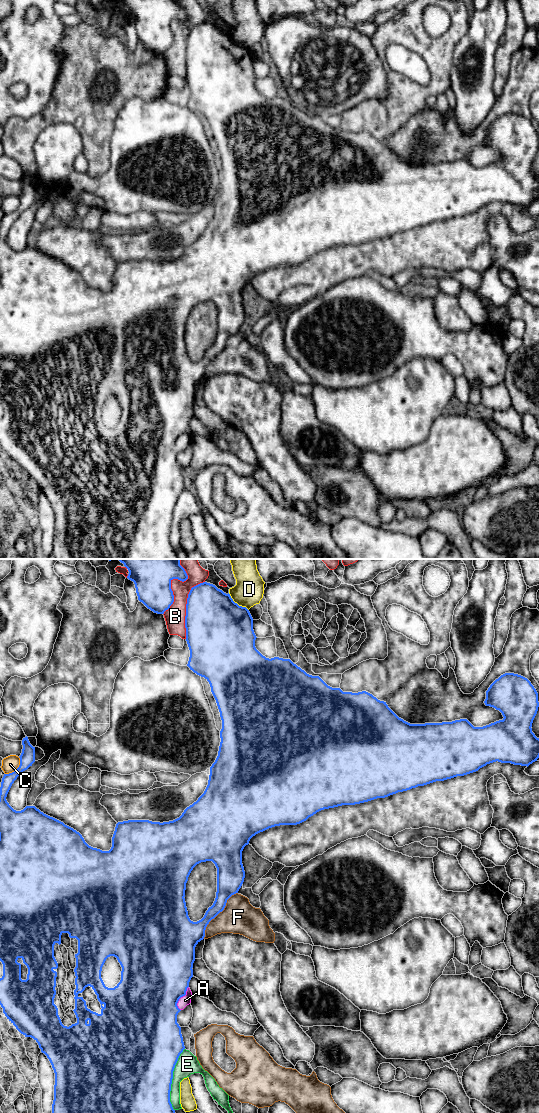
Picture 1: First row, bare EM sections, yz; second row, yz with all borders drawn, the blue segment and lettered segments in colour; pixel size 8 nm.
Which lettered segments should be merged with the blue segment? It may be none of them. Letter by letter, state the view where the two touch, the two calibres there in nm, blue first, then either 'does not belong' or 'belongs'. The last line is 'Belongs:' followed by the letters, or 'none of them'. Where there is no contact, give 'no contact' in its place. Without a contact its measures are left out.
A: meets blue in yz; 500 nm thick on the blue side, 80 nm on the other; belongs
B: meets blue in yz; 440 nm thick on the blue side, 140 nm on the other; does not belong
C: meets blue in yz; 120 nm thick on the blue side, 130 nm on the other; does not belong
D: meets blue in yz; 500 nm thick on the blue side, 240 nm on the other; does not belong
E: meets blue in yz; 500 nm thick on the blue side, 170 nm on the other; does not belong
F: meets blue in yz; 180 nm thick on the blue side, 280 nm on the other; does not belong
Belongs: A

